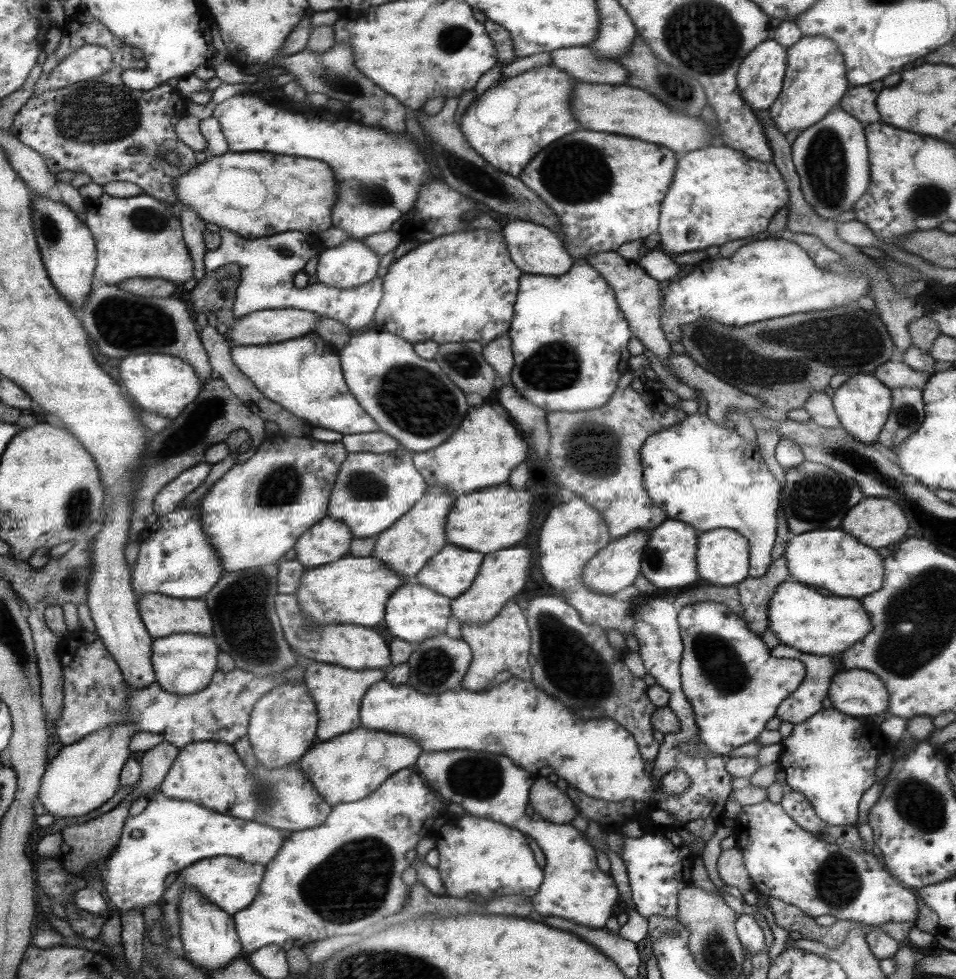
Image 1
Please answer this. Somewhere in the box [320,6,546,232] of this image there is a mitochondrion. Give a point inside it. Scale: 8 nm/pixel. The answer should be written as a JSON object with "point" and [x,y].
{"point":[450,39]}

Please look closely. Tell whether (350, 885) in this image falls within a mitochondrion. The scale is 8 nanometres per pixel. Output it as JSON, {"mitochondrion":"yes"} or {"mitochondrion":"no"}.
{"mitochondrion":"yes"}

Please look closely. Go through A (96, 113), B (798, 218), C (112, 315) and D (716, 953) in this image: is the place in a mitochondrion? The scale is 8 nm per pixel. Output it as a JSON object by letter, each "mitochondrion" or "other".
{"A":"mitochondrion","B":"mitochondrion","C":"mitochondrion","D":"mitochondrion"}

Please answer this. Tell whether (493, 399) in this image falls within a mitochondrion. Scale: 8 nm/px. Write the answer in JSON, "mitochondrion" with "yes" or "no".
{"mitochondrion":"no"}

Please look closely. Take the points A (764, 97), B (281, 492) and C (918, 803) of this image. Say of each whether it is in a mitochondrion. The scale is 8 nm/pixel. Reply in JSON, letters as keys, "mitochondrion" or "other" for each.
{"A":"other","B":"mitochondrion","C":"mitochondrion"}

